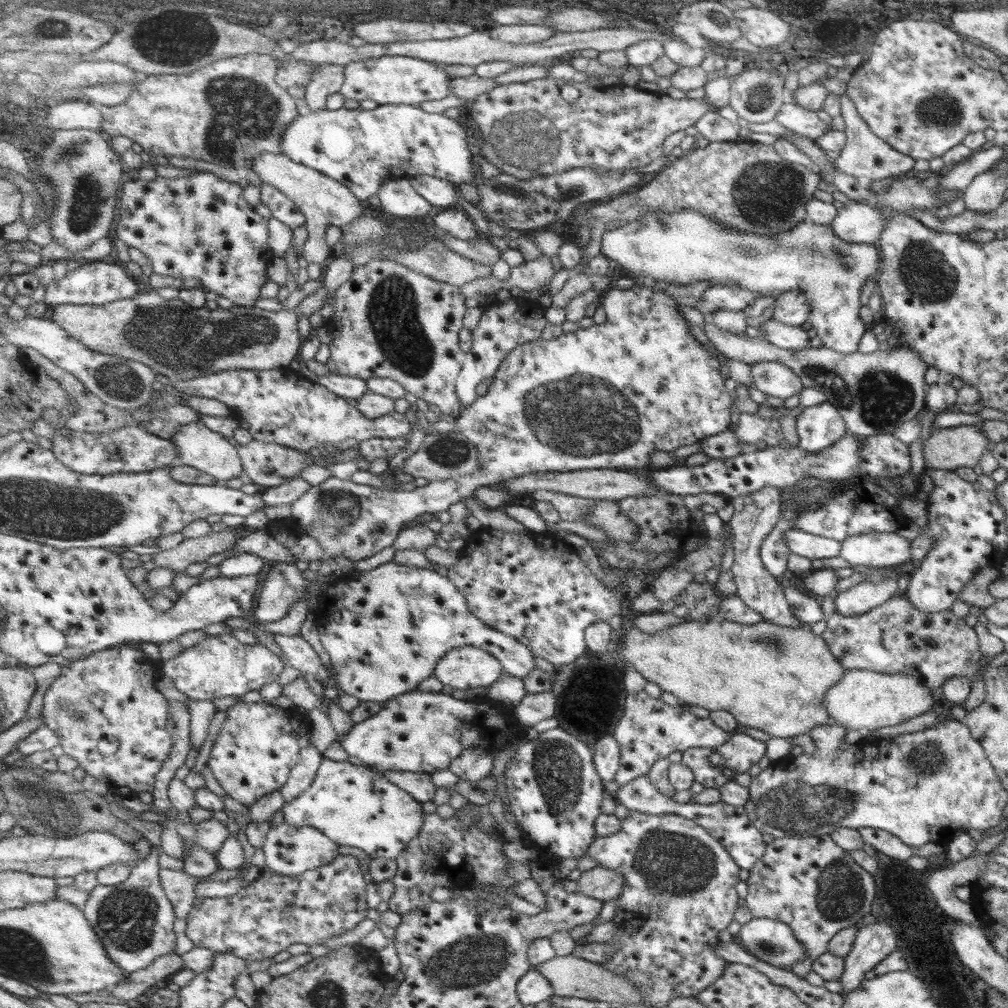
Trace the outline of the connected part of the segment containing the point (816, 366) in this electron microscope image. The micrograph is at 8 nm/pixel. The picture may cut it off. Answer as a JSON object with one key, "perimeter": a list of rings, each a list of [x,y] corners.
{"perimeter":[[[706,322],[702,330],[715,348],[731,360],[748,365],[775,361],[790,368],[800,378],[804,387],[819,391],[825,396],[826,402],[838,410],[851,434],[892,435],[903,422],[921,416],[926,410],[925,396],[928,384],[924,379],[930,367],[919,358],[916,351],[903,344],[887,351],[878,349],[871,353],[856,351],[844,354],[826,345],[817,348],[809,346],[794,352],[776,346],[762,336],[732,334],[712,322]]]}

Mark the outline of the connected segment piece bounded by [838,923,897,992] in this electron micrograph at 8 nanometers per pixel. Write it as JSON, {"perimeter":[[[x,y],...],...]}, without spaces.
{"perimeter":[[[870,923],[858,927],[852,950],[844,957],[844,972],[838,980],[844,991],[855,990],[865,979],[865,972],[884,960],[896,946],[896,934],[887,925]]]}

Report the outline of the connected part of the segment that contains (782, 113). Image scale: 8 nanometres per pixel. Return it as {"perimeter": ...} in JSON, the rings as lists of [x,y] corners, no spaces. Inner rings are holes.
{"perimeter":[[[789,101],[781,106],[775,119],[796,134],[812,138],[814,141],[830,129],[826,121],[821,120],[814,111],[806,110]]]}

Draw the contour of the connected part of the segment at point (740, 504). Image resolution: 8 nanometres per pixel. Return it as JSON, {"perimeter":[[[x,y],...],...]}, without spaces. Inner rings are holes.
{"perimeter":[[[766,486],[753,493],[731,498],[728,503],[734,507],[734,514],[727,524],[730,524],[733,536],[733,563],[730,571],[736,584],[736,595],[748,608],[760,614],[762,622],[778,624],[782,628],[800,628],[803,622],[790,607],[780,583],[781,579],[766,570],[760,556],[762,541],[774,530],[780,518],[782,489]]]}

